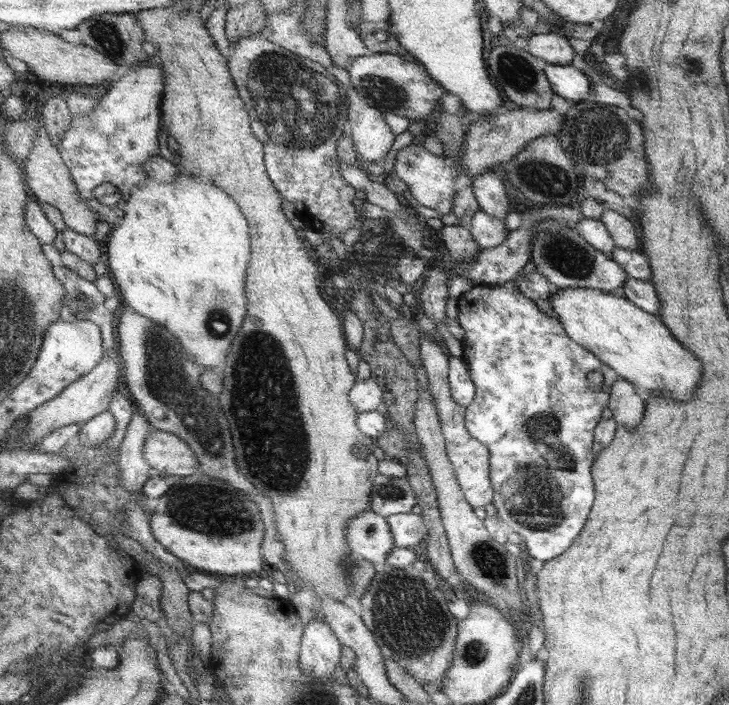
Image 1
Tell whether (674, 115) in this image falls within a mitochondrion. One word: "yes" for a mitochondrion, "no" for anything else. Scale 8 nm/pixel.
no

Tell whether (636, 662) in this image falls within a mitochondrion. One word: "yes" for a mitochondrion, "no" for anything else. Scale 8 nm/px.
no

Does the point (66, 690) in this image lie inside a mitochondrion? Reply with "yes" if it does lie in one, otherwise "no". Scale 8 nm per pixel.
no

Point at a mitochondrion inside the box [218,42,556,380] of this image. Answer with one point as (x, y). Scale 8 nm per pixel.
(298, 110)

